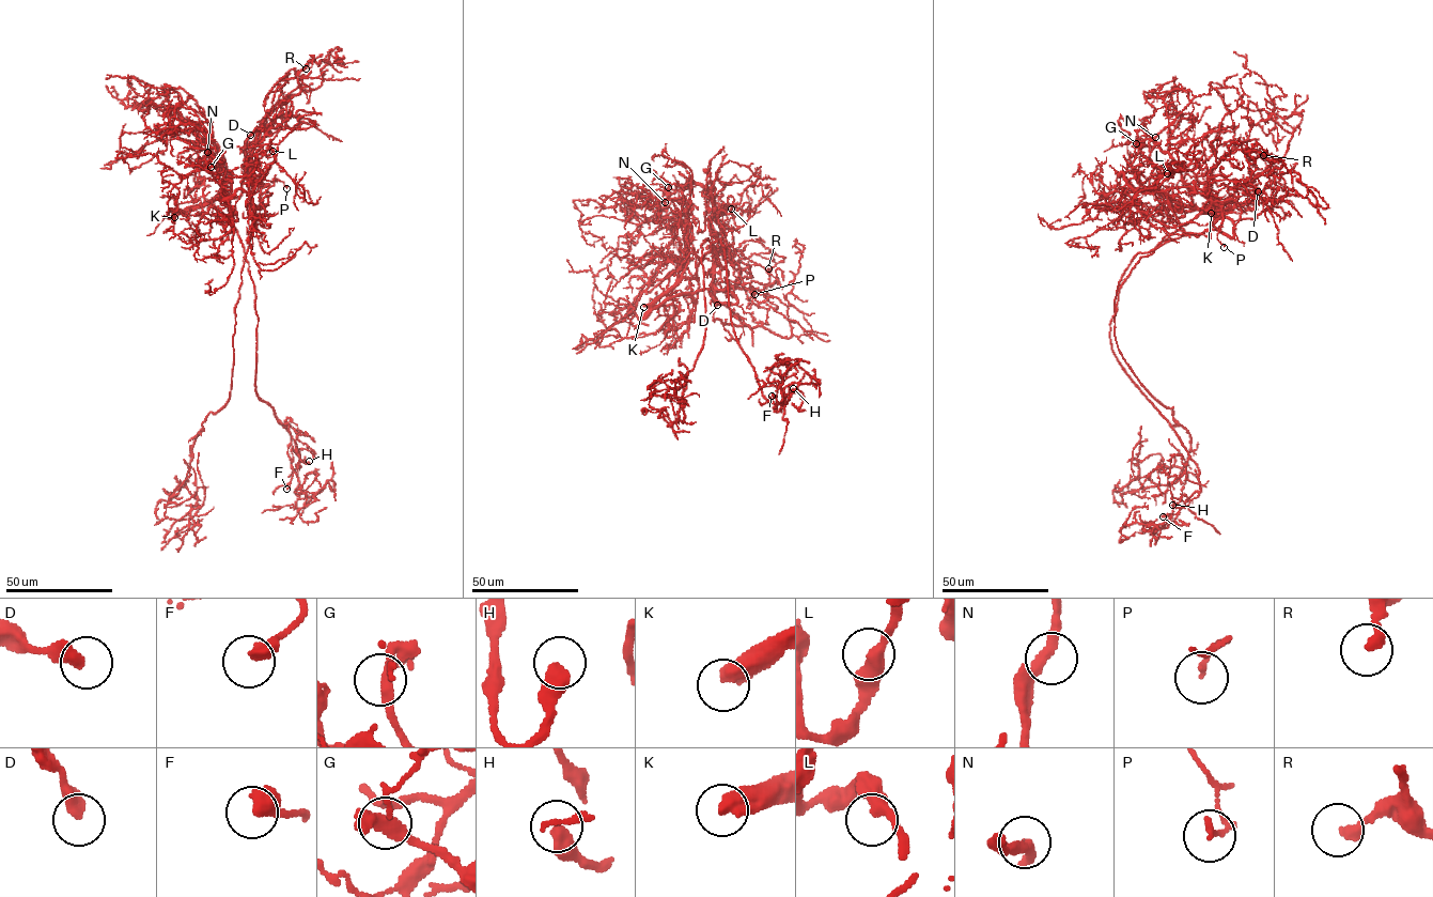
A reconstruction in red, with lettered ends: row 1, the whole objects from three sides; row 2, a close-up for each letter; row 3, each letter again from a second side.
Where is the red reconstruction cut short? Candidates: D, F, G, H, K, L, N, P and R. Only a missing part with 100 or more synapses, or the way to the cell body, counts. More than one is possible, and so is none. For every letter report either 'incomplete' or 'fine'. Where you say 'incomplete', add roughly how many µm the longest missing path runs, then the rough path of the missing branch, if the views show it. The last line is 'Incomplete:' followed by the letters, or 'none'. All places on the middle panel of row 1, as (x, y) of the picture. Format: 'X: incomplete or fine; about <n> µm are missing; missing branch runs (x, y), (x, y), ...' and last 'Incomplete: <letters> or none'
D: fine
F: fine
G: fine
H: fine
K: incomplete; about 140 µm are missing
L: fine
N: fine
P: fine
R: fine
Incomplete: K

